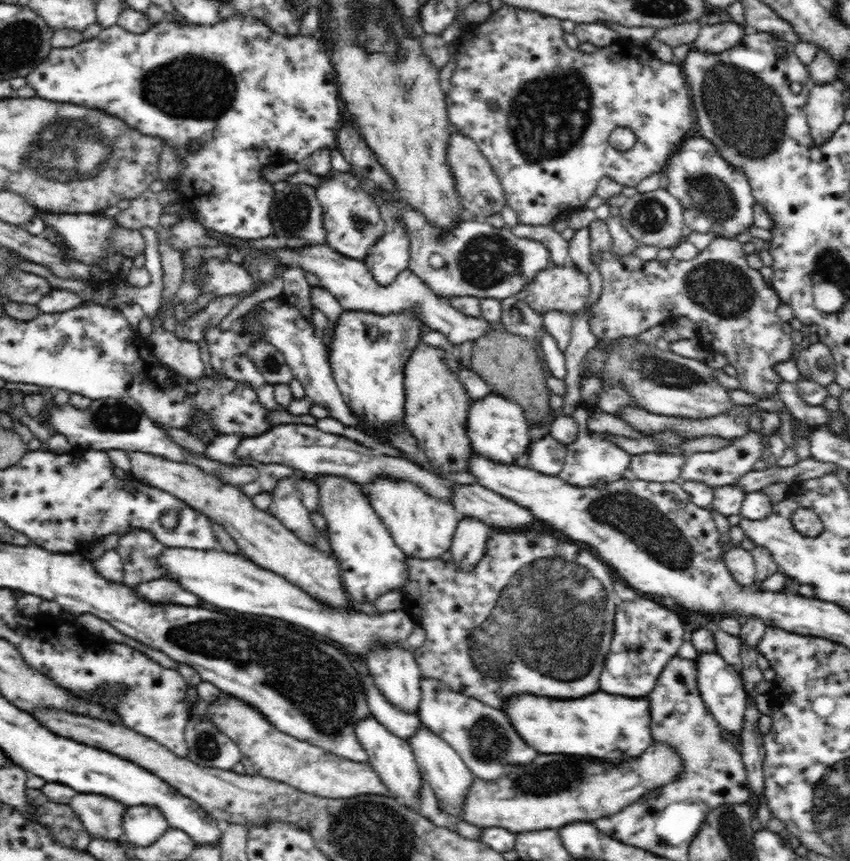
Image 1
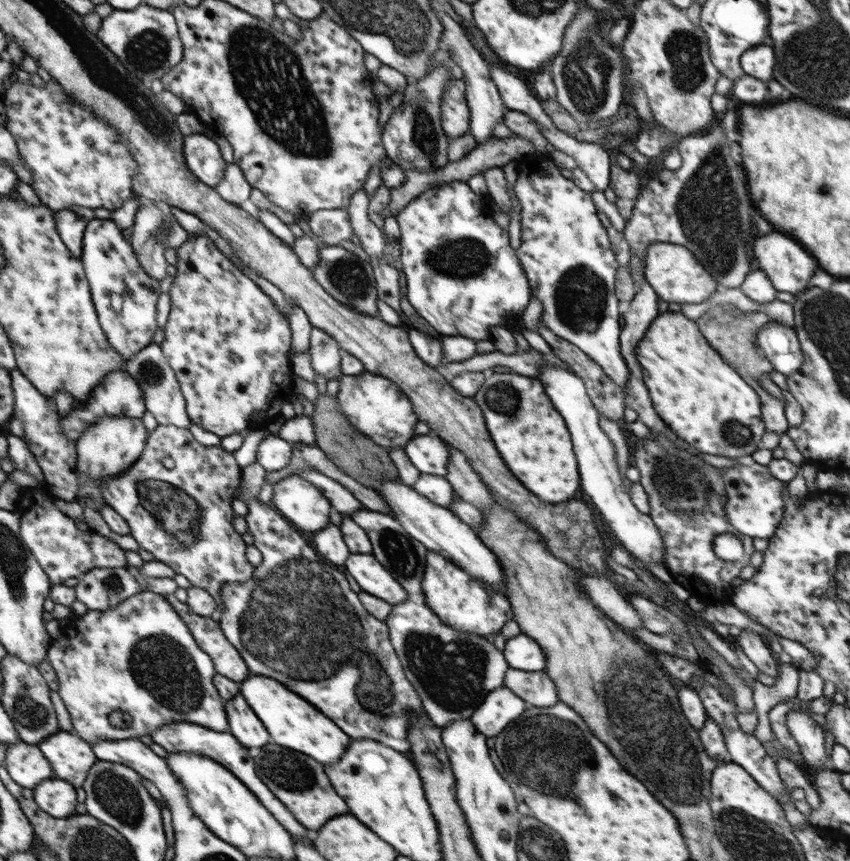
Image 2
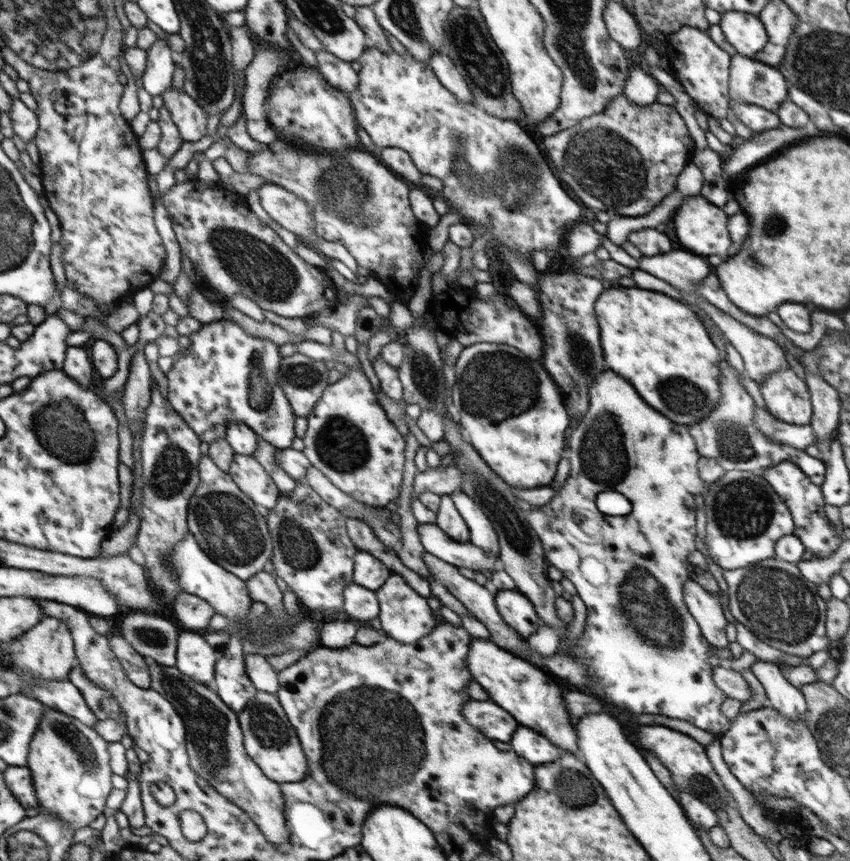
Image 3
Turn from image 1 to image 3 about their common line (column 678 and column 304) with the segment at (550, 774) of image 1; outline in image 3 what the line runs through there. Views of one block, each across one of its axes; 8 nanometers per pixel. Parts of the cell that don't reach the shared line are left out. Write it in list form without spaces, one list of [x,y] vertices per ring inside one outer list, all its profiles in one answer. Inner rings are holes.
[[[257,690],[256,696],[246,704],[246,708],[238,716],[241,729],[244,730],[245,749],[270,780],[283,785],[304,778],[308,770],[306,755],[276,695]]]

